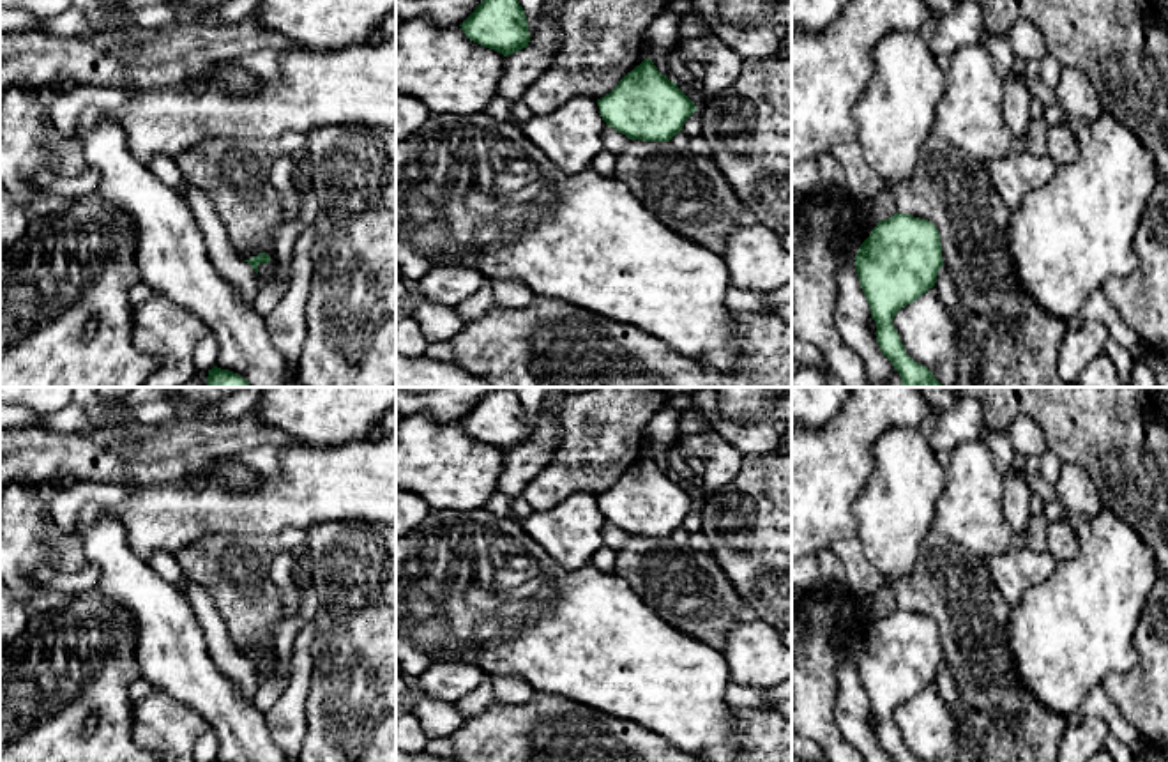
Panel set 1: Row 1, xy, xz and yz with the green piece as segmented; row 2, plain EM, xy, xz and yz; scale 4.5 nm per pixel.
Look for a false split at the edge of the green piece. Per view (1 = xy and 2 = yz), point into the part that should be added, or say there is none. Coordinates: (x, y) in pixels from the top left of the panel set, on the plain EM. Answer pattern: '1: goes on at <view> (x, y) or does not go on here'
1: does not go on here
2: does not go on here

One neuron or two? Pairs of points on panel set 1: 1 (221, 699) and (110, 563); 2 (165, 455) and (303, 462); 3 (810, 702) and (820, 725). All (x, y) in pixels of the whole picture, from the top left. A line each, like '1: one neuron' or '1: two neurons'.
1: one neuron
2: two neurons
3: one neuron

